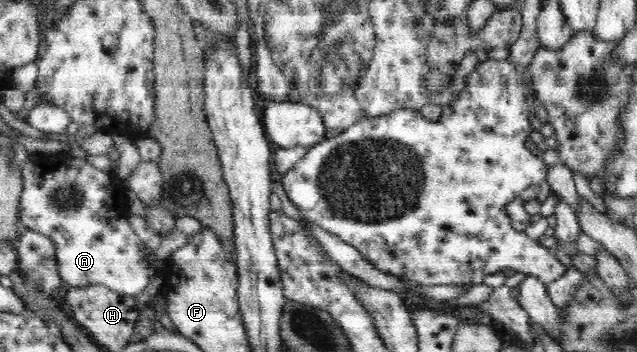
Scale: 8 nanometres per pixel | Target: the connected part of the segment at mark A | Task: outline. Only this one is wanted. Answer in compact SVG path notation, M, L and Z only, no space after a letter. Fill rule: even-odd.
M74 150L30 155L21 175L20 225L52 240L60 278L70 287L98 284L135 296L148 286L152 274L150 261L146 246L127 221L131 212L124 180L110 178L110 174L98 170Z

